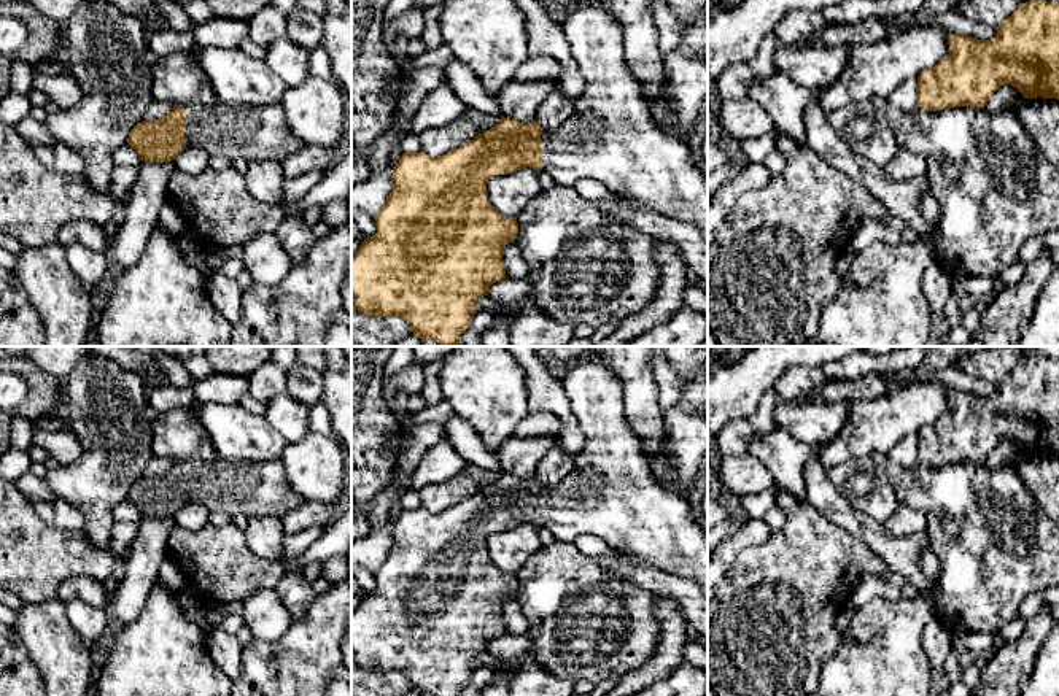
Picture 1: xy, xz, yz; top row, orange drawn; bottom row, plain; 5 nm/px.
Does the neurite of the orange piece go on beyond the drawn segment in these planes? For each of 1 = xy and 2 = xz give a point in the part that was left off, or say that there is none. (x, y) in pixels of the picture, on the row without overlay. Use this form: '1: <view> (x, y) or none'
1: xy (253, 488)
2: xz (611, 493)

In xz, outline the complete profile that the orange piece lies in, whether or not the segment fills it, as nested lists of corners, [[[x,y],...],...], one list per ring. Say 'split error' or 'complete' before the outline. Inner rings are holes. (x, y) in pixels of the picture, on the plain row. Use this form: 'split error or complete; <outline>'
split error; [[[593,353],[572,362],[561,381],[577,418],[585,445],[574,458],[572,472],[558,485],[542,486],[536,477],[518,478],[501,474],[490,486],[439,513],[420,508],[404,508],[393,526],[391,548],[386,559],[374,572],[377,590],[366,593],[351,610],[353,664],[370,674],[391,671],[404,674],[420,696],[461,696],[477,669],[475,658],[488,652],[493,639],[506,634],[504,604],[517,594],[517,574],[506,574],[490,558],[487,539],[522,524],[545,528],[555,539],[574,542],[582,534],[601,537],[611,548],[638,555],[655,567],[696,583],[708,596],[708,536],[695,520],[689,501],[666,489],[650,474],[639,439],[633,435],[625,420],[622,381]]]

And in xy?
split error; [[[280,459],[191,461],[173,466],[159,477],[142,477],[129,488],[127,499],[142,516],[170,518],[188,502],[229,516],[277,516],[307,504],[286,480]]]

